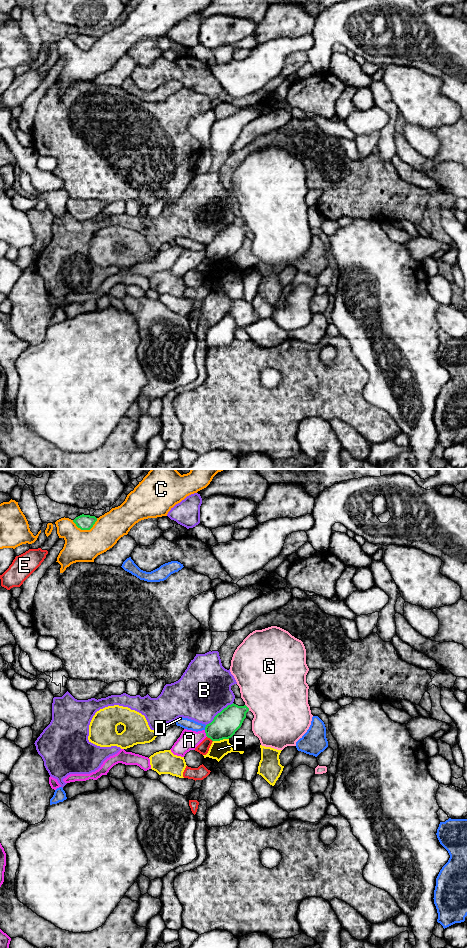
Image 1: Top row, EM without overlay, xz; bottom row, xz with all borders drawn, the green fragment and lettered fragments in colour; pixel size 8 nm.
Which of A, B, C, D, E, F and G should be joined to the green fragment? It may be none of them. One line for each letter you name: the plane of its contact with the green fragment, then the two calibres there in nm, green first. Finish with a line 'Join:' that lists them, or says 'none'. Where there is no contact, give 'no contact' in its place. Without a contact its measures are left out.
Join: none

